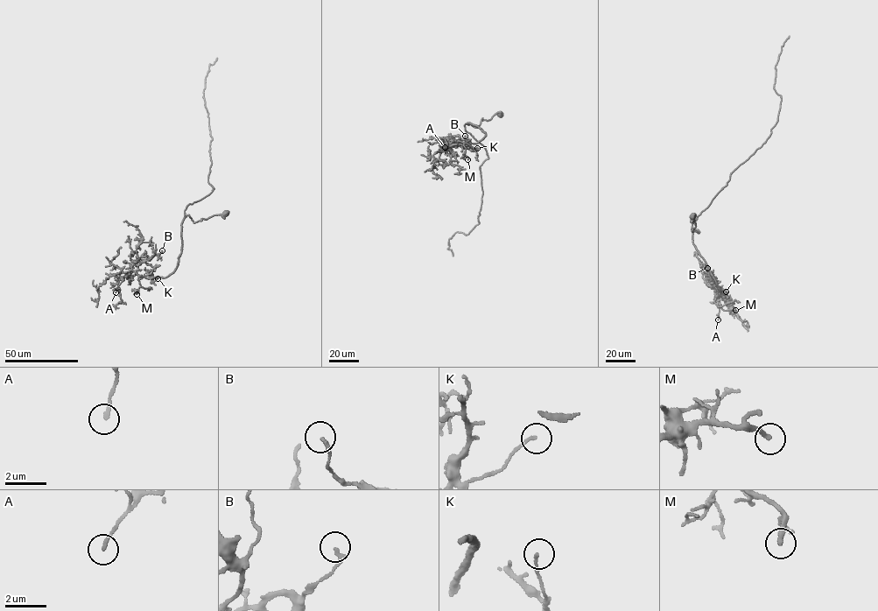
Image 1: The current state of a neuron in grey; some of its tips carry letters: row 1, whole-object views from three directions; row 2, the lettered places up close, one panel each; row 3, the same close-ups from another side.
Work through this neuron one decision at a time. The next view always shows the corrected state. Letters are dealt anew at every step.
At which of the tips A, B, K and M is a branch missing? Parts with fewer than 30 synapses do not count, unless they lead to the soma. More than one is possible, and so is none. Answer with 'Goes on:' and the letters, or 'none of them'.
Goes on: M

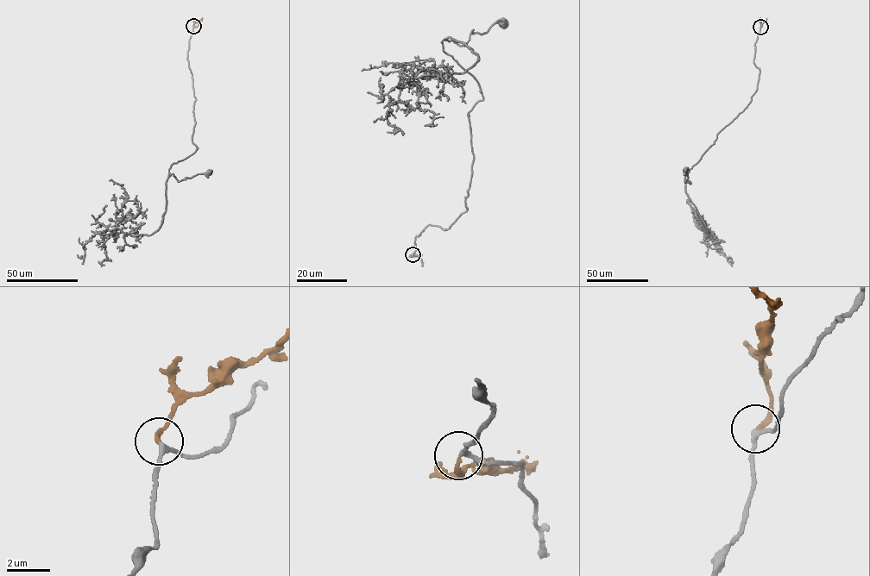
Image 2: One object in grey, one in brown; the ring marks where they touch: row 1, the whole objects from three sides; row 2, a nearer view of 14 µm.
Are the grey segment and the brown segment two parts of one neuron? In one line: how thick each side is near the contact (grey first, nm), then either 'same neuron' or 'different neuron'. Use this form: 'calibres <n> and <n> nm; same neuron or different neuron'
calibres 190 and 150 nm; same neuron

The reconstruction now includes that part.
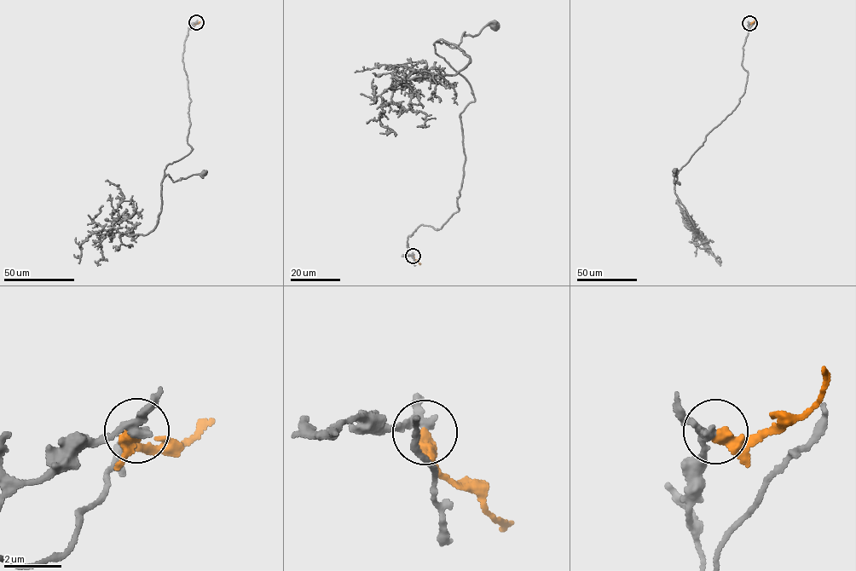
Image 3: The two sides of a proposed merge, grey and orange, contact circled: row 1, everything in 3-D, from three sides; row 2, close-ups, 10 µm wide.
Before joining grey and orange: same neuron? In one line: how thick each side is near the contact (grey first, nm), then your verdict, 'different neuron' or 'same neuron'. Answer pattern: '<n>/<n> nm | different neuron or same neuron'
240/440 nm | different neuron

